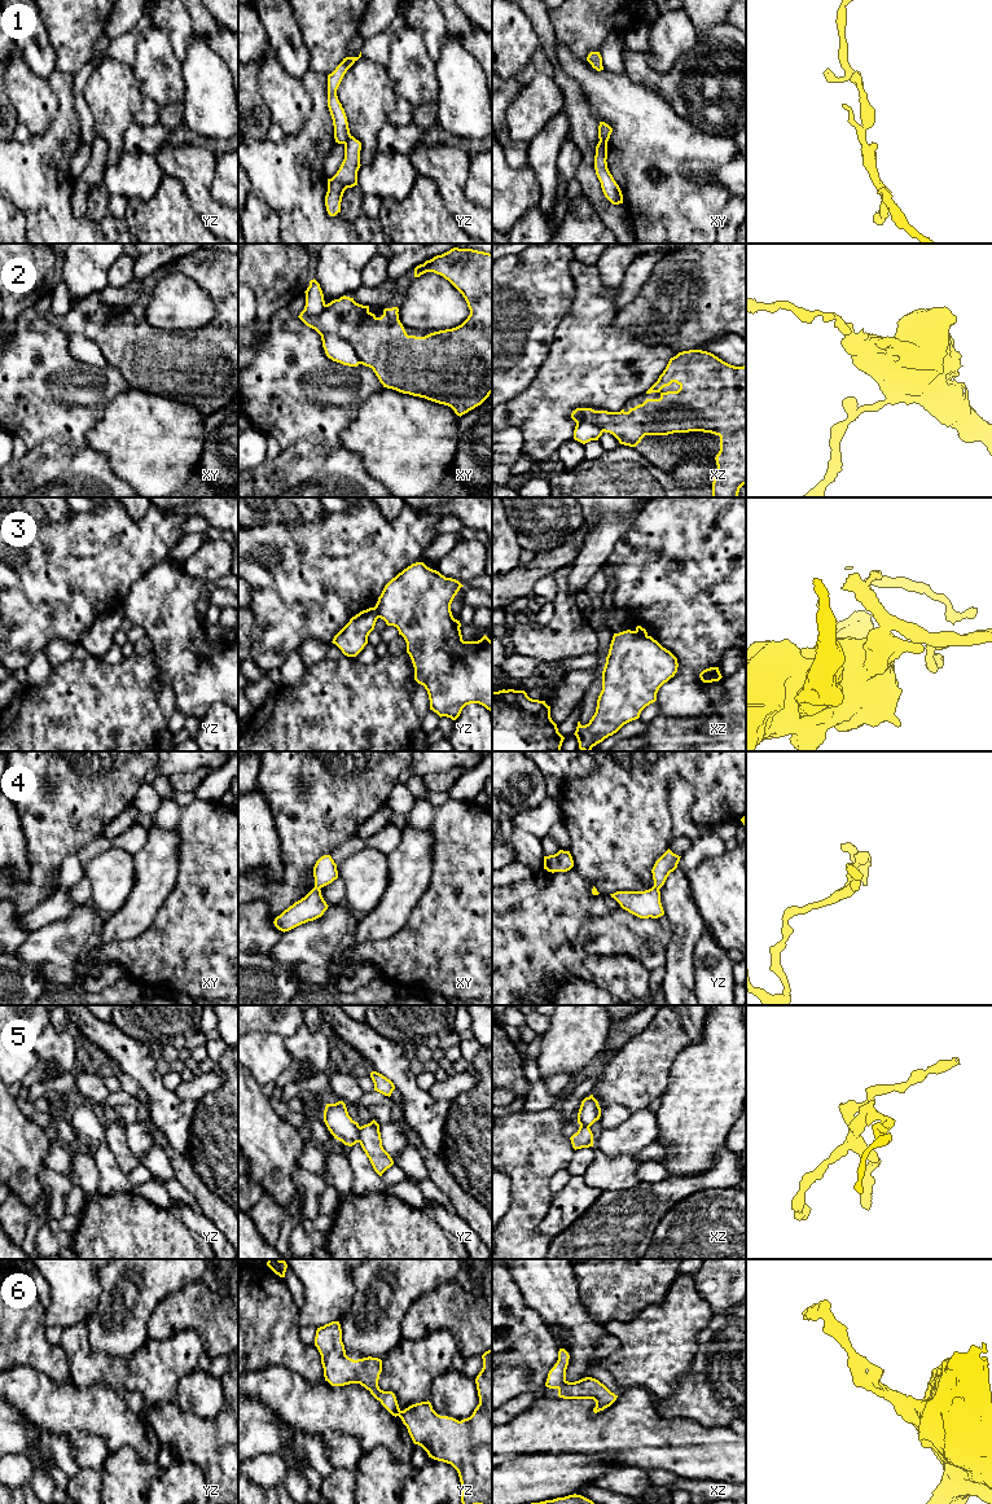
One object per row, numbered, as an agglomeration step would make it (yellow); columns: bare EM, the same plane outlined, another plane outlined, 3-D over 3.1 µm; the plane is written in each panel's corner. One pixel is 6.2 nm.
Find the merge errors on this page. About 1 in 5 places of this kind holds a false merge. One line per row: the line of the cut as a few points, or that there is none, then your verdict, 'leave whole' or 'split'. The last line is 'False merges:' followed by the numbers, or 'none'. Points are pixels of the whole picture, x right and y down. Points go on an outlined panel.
1: cut yz (351, 136), (345, 144); split
2: cut xy (321, 334), (330, 333), (345, 338), (361, 363); split
3: cut yz (374, 606), (380, 617); split
4: cut none; leave whole
5: cut yz (361, 1127), (358, 1141); split
6: cut none; leave whole
False merges: 1, 2, 3, 5

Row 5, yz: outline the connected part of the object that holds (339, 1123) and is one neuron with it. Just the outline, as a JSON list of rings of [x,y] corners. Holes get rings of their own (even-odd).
[[[343,1101],[326,1104],[324,1122],[334,1139],[342,1141],[344,1145],[352,1146],[359,1143],[361,1127],[348,1115]]]

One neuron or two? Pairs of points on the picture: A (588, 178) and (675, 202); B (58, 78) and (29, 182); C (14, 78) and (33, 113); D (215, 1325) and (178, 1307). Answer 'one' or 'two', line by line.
A: two
B: one
C: one
D: one

